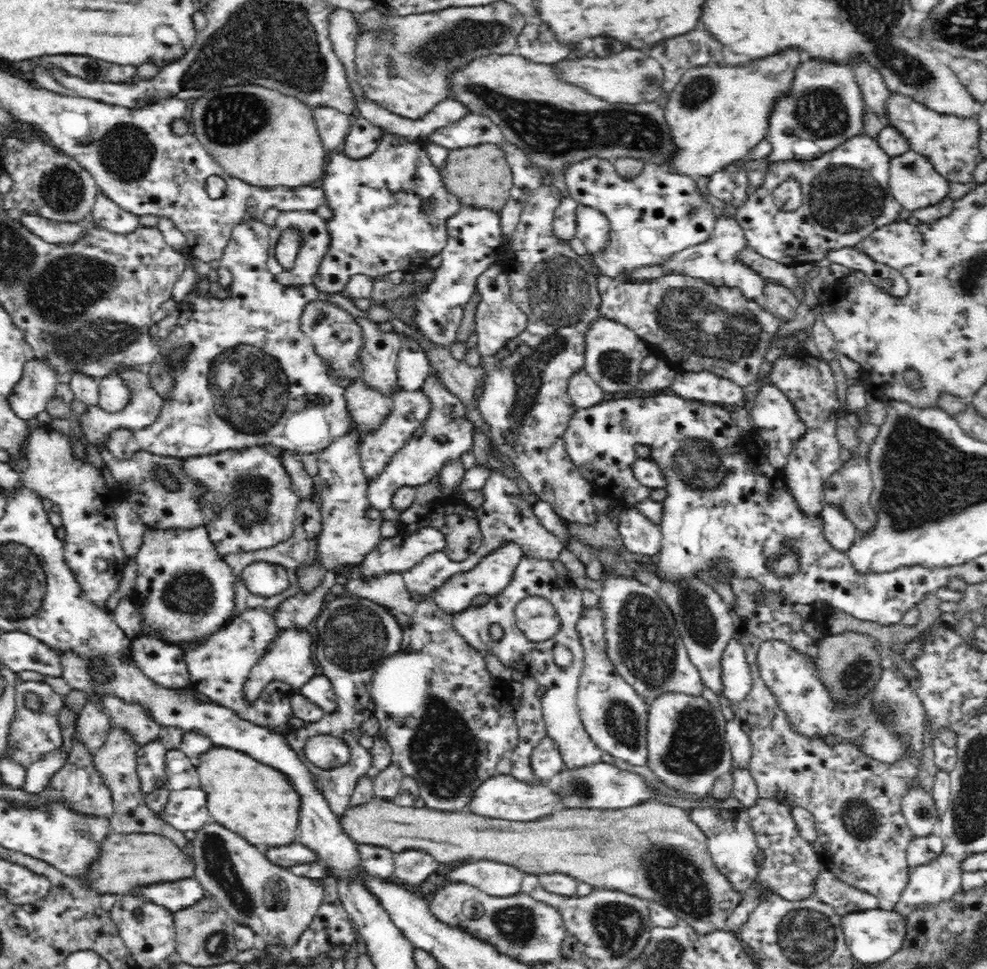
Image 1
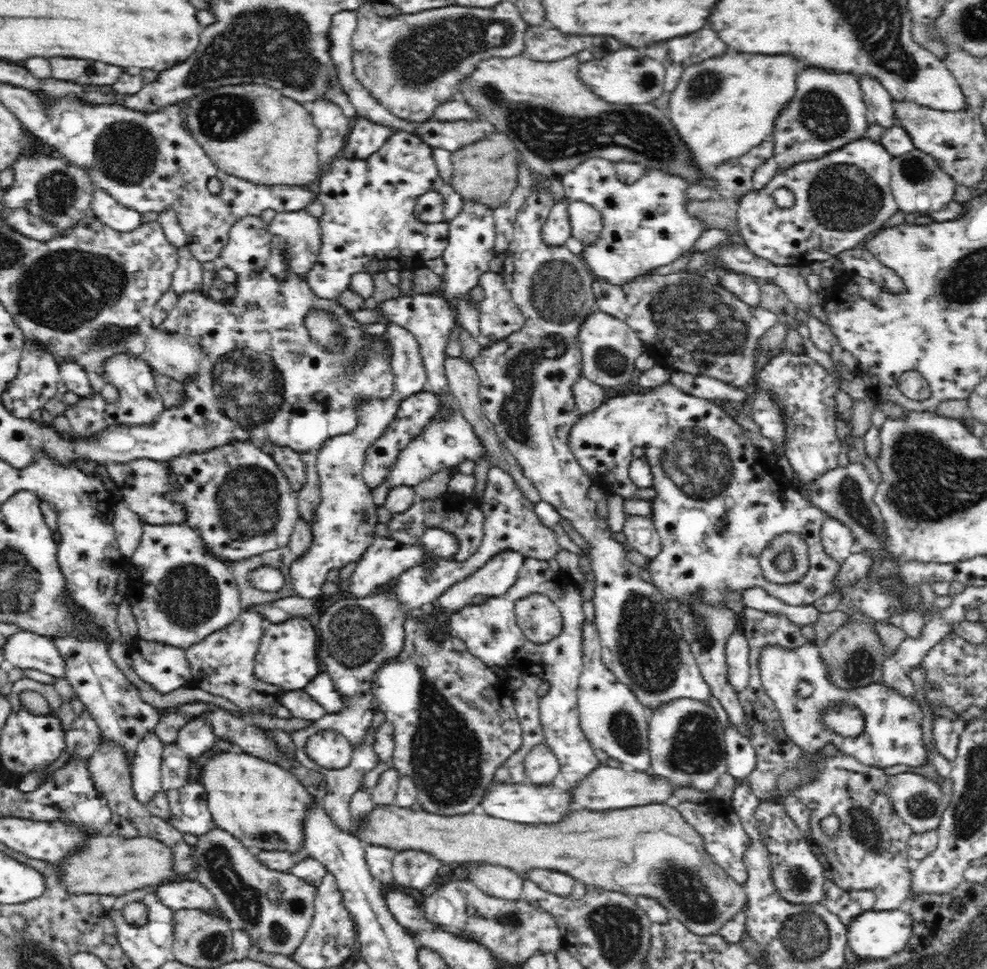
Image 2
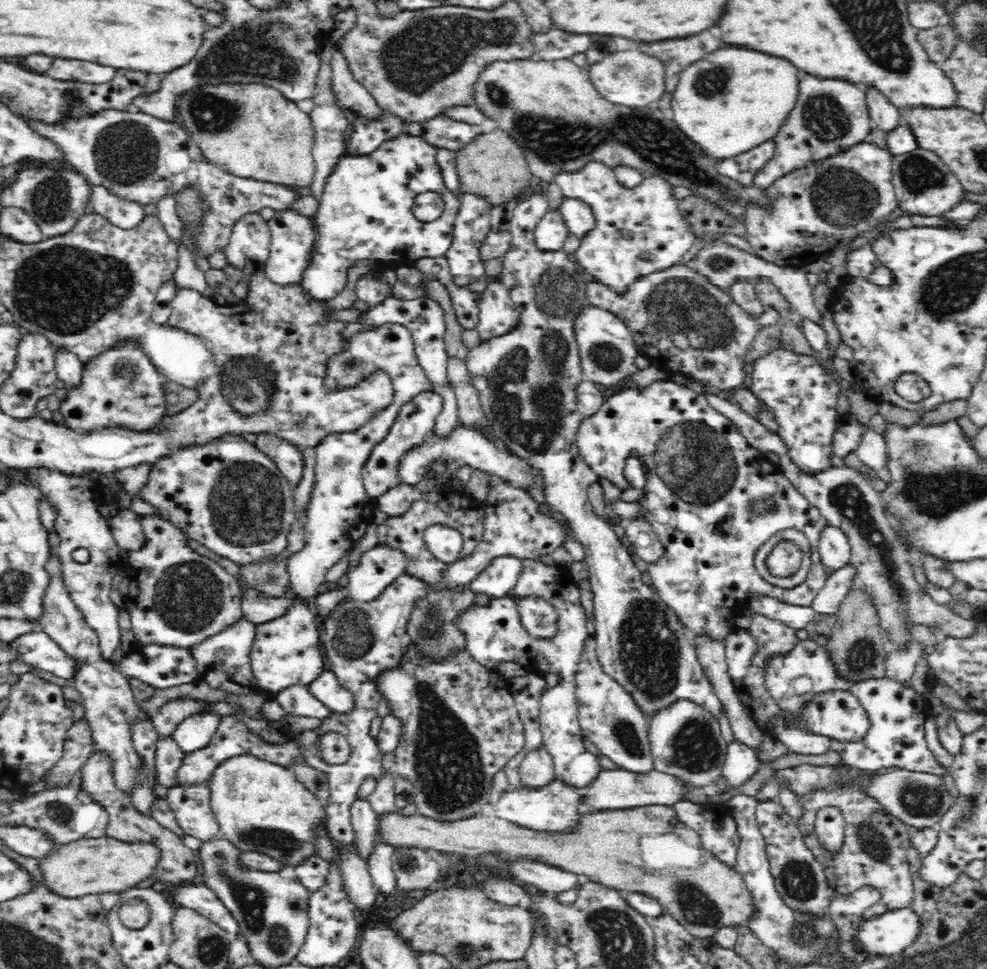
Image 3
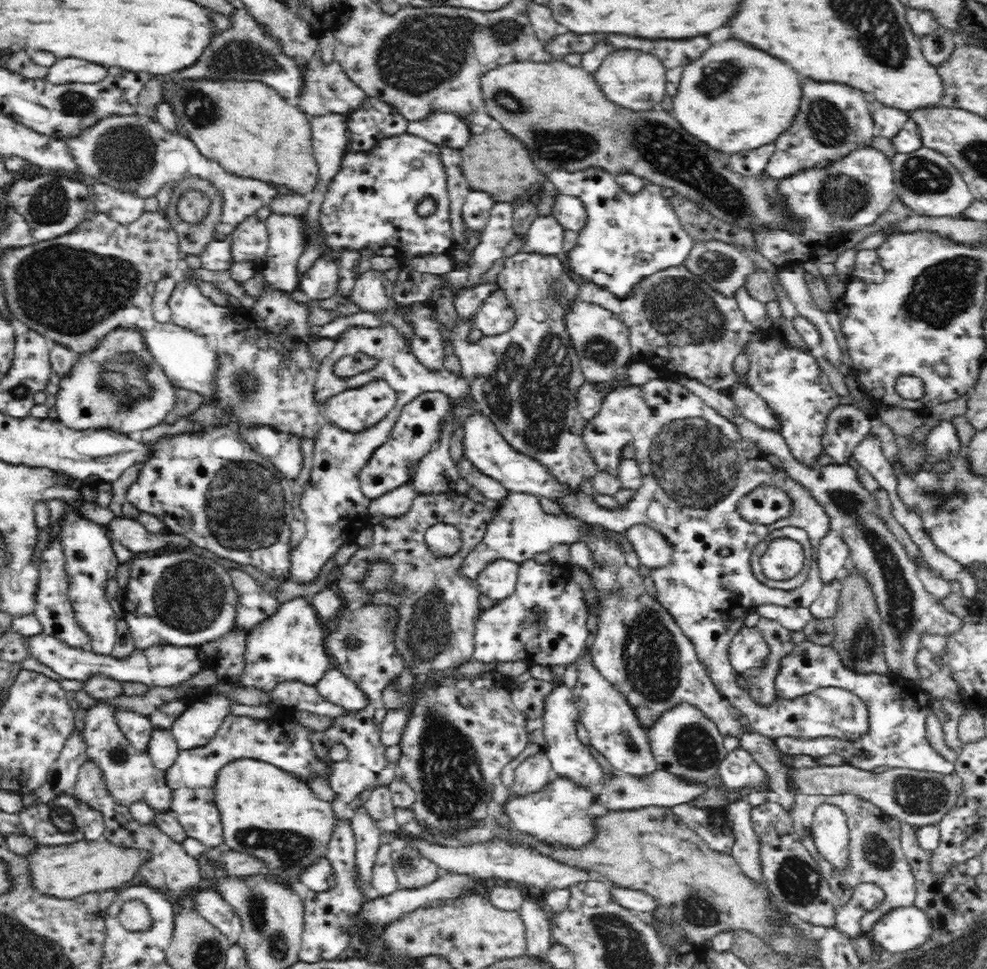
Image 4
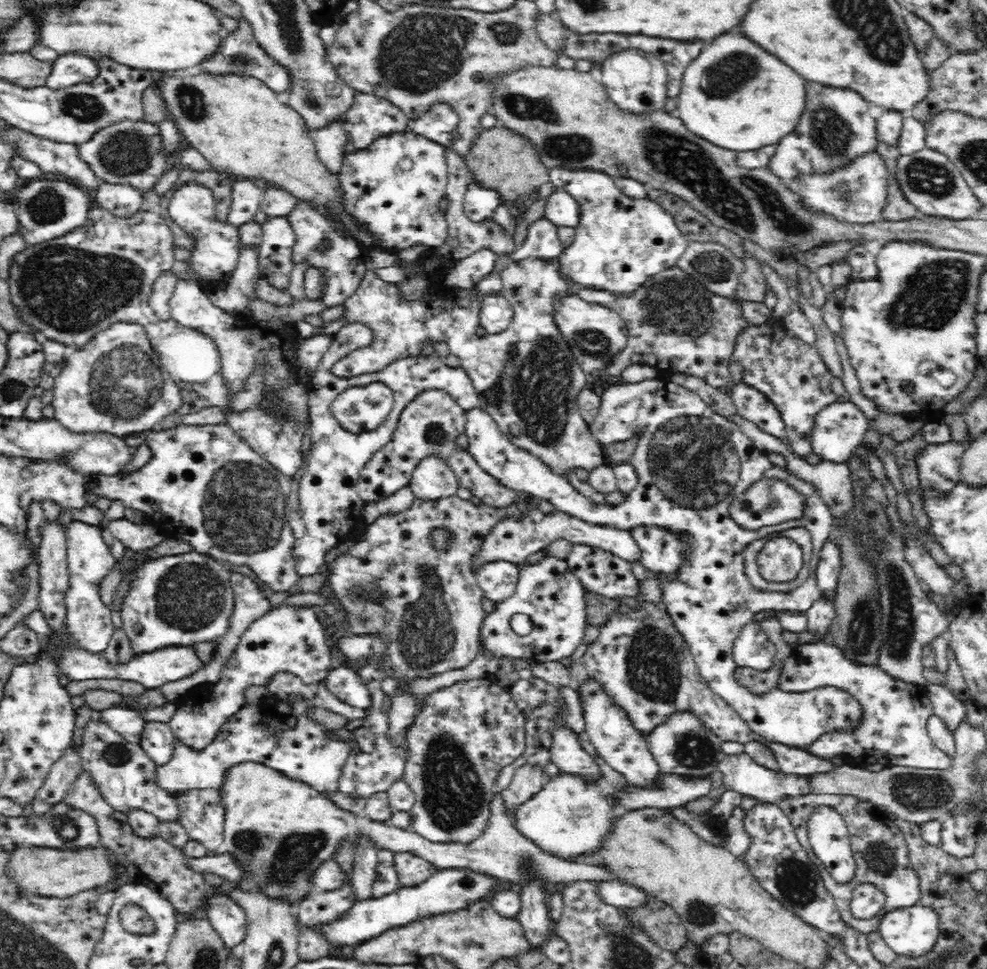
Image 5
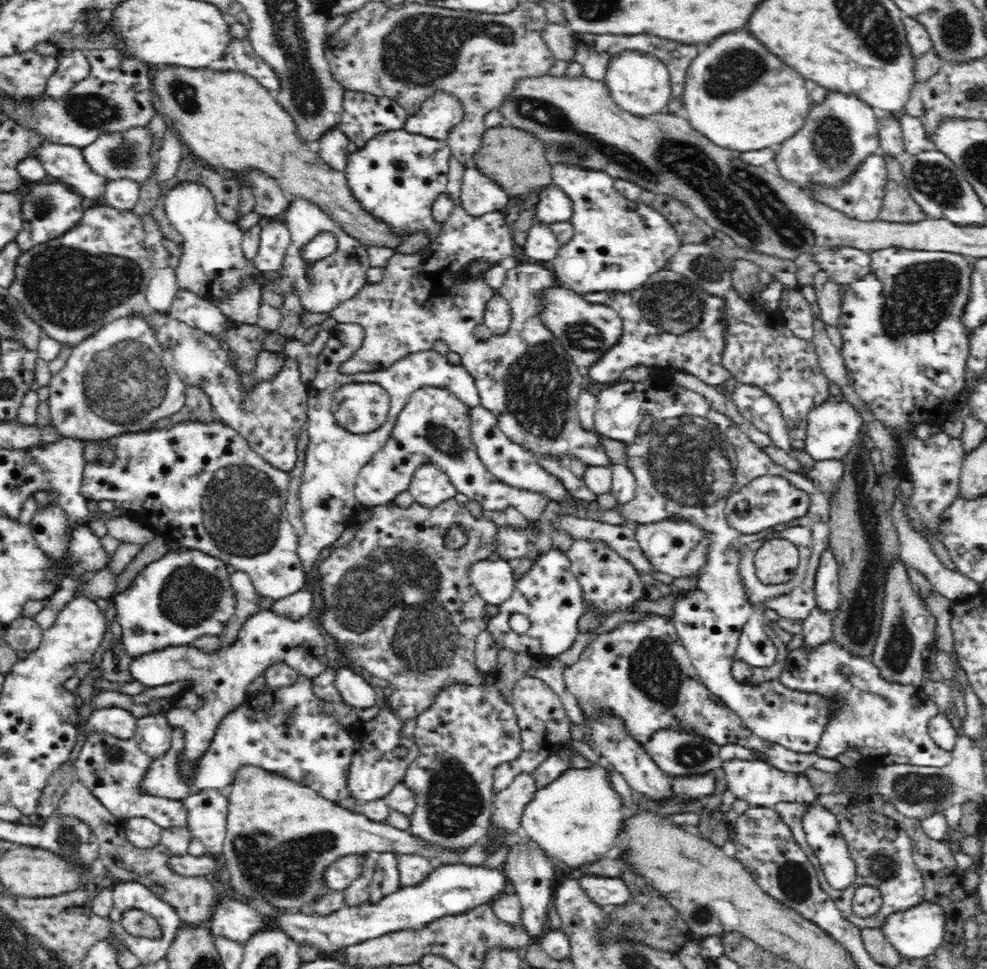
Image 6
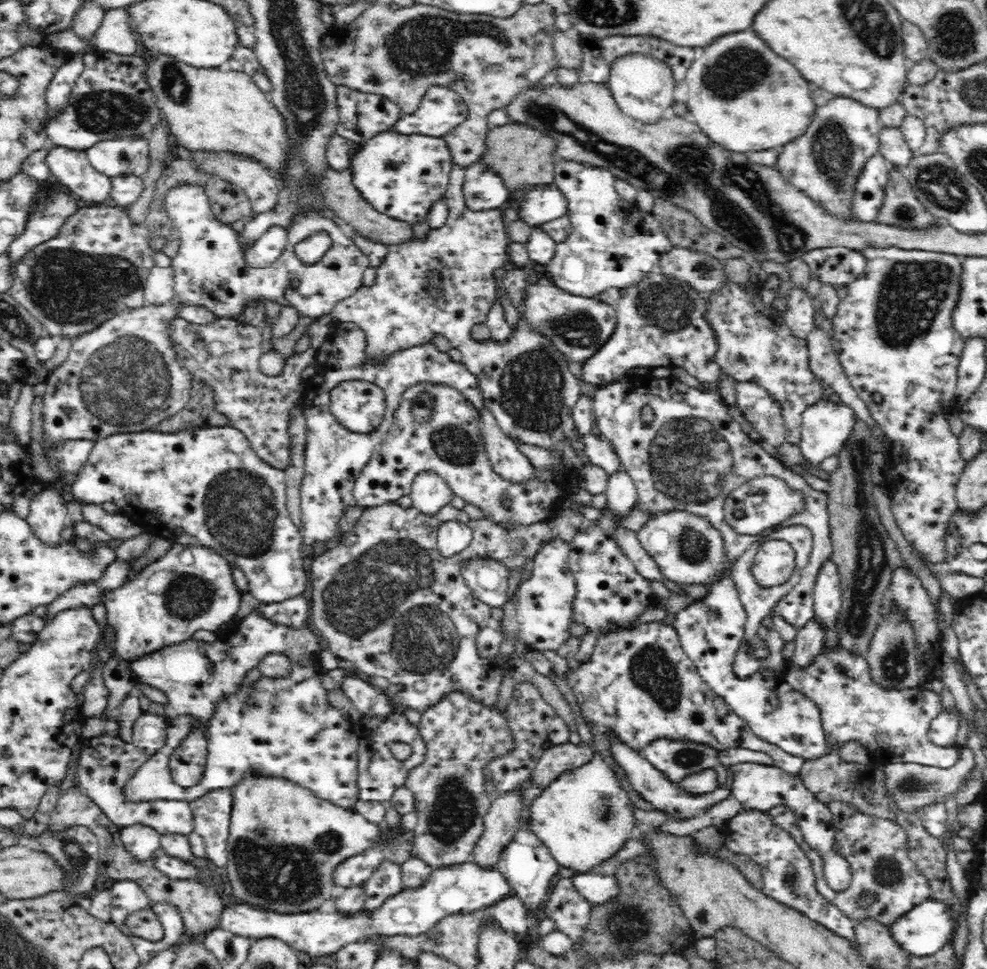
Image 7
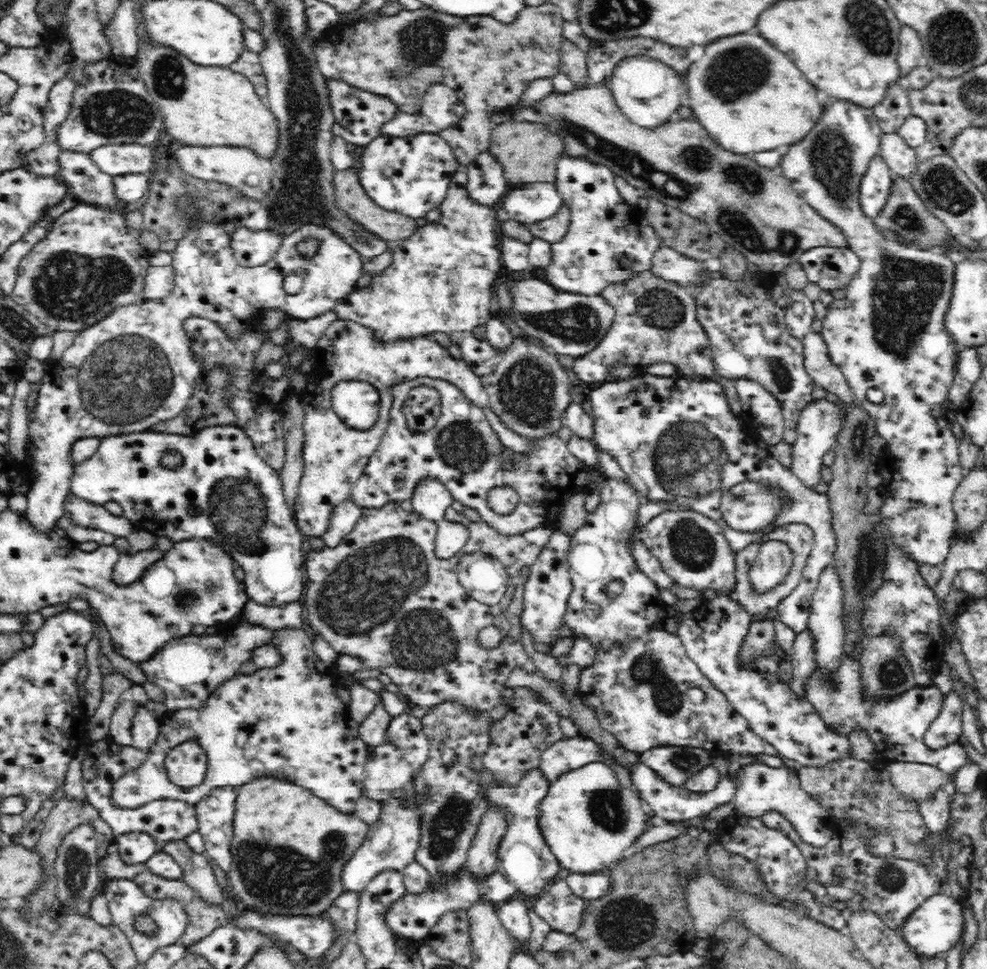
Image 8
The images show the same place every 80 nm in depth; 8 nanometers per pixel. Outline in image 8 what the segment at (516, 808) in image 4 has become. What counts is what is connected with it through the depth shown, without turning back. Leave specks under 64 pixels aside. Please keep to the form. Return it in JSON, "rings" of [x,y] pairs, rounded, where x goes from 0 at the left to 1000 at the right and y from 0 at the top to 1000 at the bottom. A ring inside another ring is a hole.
{"rings":[[[598,786],[556,808],[553,821],[544,834],[544,849],[571,900],[606,901],[630,894],[636,875],[657,854],[659,842],[650,836],[649,827],[642,815],[628,810],[616,789]]]}

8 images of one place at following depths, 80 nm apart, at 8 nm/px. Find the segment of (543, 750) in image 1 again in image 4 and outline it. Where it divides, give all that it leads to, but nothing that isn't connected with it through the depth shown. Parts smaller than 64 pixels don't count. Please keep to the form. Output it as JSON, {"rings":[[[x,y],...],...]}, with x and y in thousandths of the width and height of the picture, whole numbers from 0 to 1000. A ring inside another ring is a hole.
{"rings":[[[552,775],[532,782],[522,795],[521,817],[519,820],[545,817],[562,802],[560,793]]]}

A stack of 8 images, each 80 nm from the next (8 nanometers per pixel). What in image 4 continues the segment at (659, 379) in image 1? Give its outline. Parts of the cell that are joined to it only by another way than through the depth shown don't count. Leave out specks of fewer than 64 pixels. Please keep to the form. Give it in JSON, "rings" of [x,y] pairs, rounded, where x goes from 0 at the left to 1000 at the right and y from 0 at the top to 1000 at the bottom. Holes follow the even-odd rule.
{"rings":[[[582,312],[578,322],[573,324],[573,337],[580,348],[582,360],[586,364],[594,395],[622,394],[634,380],[635,390],[639,396],[650,398],[661,391],[667,391],[667,386],[672,384],[667,379],[641,374],[637,336],[634,336],[625,324],[606,316],[606,313]]]}

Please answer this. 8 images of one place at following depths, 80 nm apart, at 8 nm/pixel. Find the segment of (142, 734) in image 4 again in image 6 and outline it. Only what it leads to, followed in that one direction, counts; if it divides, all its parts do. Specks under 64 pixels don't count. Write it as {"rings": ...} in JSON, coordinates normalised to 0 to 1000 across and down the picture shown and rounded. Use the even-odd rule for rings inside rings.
{"rings":[[[100,731],[94,732],[88,745],[85,747],[86,759],[91,754],[109,755],[119,762],[136,765],[140,742],[135,735],[125,731]]]}

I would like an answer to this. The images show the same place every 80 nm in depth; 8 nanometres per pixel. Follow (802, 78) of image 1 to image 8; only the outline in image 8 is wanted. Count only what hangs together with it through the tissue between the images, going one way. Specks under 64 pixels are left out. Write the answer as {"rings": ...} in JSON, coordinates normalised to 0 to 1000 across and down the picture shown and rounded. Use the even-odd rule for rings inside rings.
{"rings":[[[847,103],[843,105],[841,109],[834,110],[833,119],[826,126],[826,129],[819,135],[819,140],[813,142],[811,147],[802,149],[798,153],[798,157],[792,161],[788,169],[788,173],[792,173],[790,178],[794,178],[794,182],[802,188],[802,192],[809,196],[809,200],[813,200],[813,204],[817,204],[821,213],[825,214],[825,217],[829,218],[833,224],[841,226],[845,232],[851,234],[857,240],[857,245],[860,246],[861,258],[863,258],[869,265],[871,265],[871,281],[865,284],[865,287],[855,296],[856,305],[851,310],[847,310],[841,318],[839,318],[838,326],[833,330],[833,341],[831,345],[835,348],[837,356],[839,356],[839,362],[841,362],[841,368],[843,373],[851,379],[851,382],[855,385],[859,396],[865,408],[873,415],[872,421],[876,423],[881,431],[886,432],[888,447],[898,454],[899,463],[894,471],[894,477],[891,479],[890,484],[892,491],[894,492],[892,508],[896,516],[896,520],[892,525],[893,539],[890,542],[896,543],[902,555],[902,563],[900,563],[900,576],[898,576],[898,590],[896,590],[897,603],[889,610],[889,613],[883,615],[879,619],[879,632],[875,634],[873,643],[879,652],[879,658],[886,656],[886,654],[893,653],[898,649],[902,651],[908,651],[913,655],[914,662],[917,663],[917,674],[918,678],[922,680],[924,690],[926,690],[926,698],[928,699],[929,708],[940,708],[943,706],[945,697],[948,691],[953,688],[956,684],[955,675],[957,669],[957,651],[954,650],[953,646],[953,633],[950,619],[948,618],[946,610],[940,606],[938,600],[932,593],[930,584],[932,582],[943,582],[949,583],[952,580],[956,581],[961,571],[964,562],[964,555],[969,549],[970,543],[970,531],[966,524],[966,512],[971,504],[973,494],[977,493],[980,485],[975,482],[972,470],[972,457],[971,452],[967,450],[963,444],[963,419],[958,419],[958,427],[954,427],[954,415],[960,415],[960,405],[963,405],[963,398],[967,396],[968,384],[970,379],[970,372],[972,370],[971,354],[969,350],[963,346],[963,342],[958,340],[958,322],[963,318],[963,310],[965,310],[965,303],[967,303],[967,281],[969,281],[969,271],[965,270],[959,262],[952,259],[946,258],[930,258],[928,255],[916,255],[911,250],[905,248],[898,248],[894,246],[890,240],[890,234],[886,231],[884,227],[877,226],[873,223],[874,219],[870,214],[870,190],[873,181],[877,178],[879,168],[886,163],[886,160],[890,159],[894,131],[889,125],[886,114],[879,112],[873,109],[864,107],[857,103]],[[881,400],[890,400],[894,402],[896,409],[895,414],[890,417],[886,417],[879,414],[877,410],[877,404]]]}

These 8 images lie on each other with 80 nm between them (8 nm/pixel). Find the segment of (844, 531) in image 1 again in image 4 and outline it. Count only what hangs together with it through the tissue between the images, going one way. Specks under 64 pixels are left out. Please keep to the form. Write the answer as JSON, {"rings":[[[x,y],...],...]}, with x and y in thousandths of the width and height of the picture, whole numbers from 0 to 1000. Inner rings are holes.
{"rings":[[[840,547],[830,559],[827,574],[829,586],[835,603],[847,599],[847,592],[855,586],[860,574],[860,563],[853,552]]]}

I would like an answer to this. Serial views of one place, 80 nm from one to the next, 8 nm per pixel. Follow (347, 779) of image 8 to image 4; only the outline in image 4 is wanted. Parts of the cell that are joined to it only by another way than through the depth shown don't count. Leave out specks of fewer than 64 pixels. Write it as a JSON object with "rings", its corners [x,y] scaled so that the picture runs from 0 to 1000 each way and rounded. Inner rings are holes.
{"rings":[[[283,732],[274,741],[255,741],[232,737],[223,746],[223,751],[215,764],[195,774],[182,774],[178,788],[166,800],[168,810],[174,815],[184,812],[194,814],[216,813],[221,795],[230,786],[242,782],[256,782],[273,786],[282,793],[294,796],[305,805],[328,803],[333,795],[317,779],[314,754],[299,742],[294,734]]]}

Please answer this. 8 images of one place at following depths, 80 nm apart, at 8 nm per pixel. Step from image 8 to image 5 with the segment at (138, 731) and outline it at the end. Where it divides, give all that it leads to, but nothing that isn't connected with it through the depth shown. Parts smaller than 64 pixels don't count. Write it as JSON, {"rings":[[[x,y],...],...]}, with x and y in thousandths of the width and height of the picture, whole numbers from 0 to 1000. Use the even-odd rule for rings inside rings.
{"rings":[[[148,745],[142,769],[147,777],[158,787],[166,791],[172,786],[178,774],[178,762],[170,747],[165,745]]]}

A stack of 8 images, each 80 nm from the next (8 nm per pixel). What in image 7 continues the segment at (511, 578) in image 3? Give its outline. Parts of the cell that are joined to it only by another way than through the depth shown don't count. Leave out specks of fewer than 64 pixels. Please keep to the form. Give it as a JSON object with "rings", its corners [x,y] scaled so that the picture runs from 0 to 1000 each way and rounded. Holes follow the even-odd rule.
{"rings":[[[479,575],[468,586],[468,594],[482,618],[497,626],[508,626],[515,619],[517,589],[513,580]]]}

